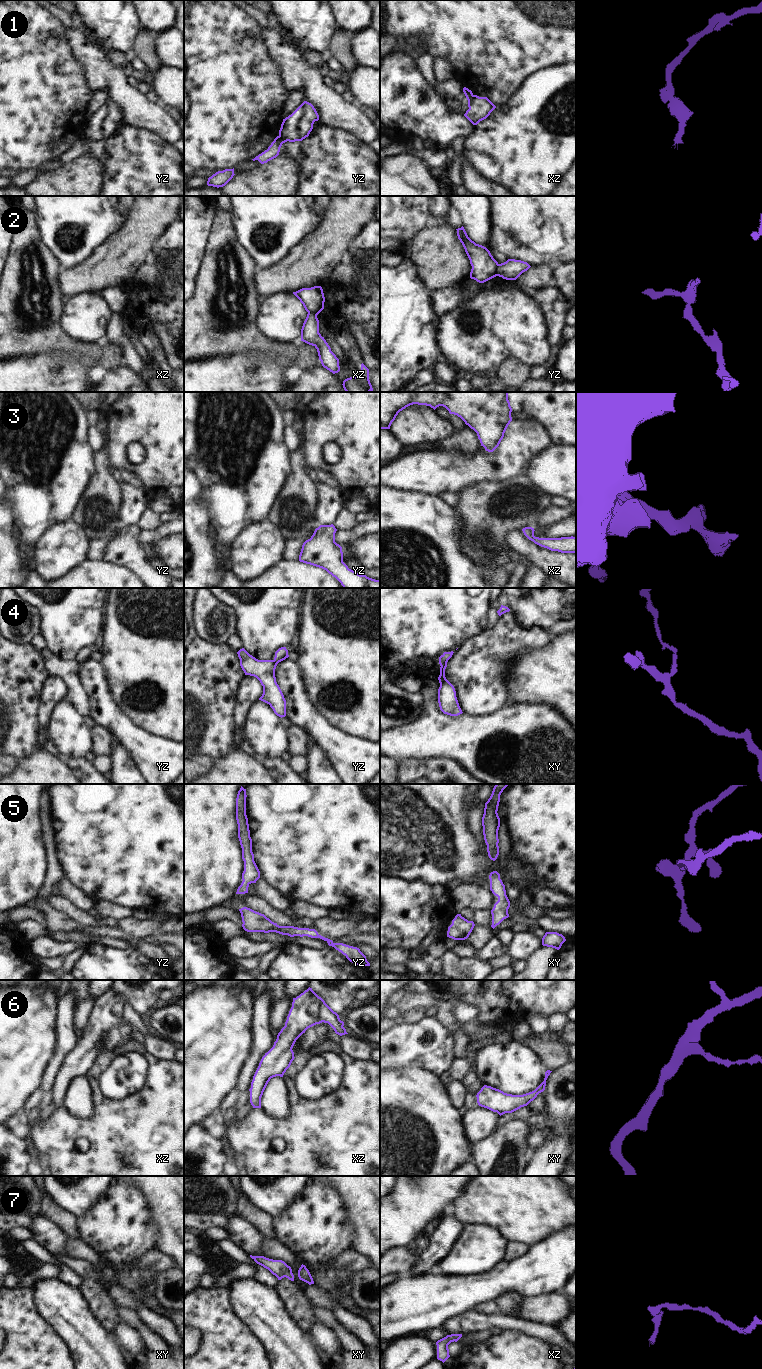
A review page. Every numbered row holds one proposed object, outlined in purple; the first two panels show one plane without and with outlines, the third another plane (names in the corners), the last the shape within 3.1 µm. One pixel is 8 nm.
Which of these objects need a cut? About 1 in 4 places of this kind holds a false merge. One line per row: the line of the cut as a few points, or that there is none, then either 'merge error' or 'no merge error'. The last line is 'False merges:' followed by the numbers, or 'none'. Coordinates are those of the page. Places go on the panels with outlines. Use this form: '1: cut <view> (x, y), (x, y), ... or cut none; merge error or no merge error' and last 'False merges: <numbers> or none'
1: cut yz (279, 135), (285, 141); merge error
2: cut yz (499, 264), (496, 269), (496, 275); merge error
3: cut none; no merge error
4: cut xy (446, 661), (441, 666); merge error
5: cut none; no merge error
6: cut none; no merge error
7: cut none; no merge error
False merges: 1, 2, 4

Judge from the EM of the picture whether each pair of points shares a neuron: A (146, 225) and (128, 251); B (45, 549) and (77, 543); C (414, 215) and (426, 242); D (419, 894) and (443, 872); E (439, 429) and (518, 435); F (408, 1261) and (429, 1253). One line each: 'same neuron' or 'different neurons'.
A: same neuron
B: same neuron
C: different neurons
D: different neurons
E: different neurons
F: different neurons

